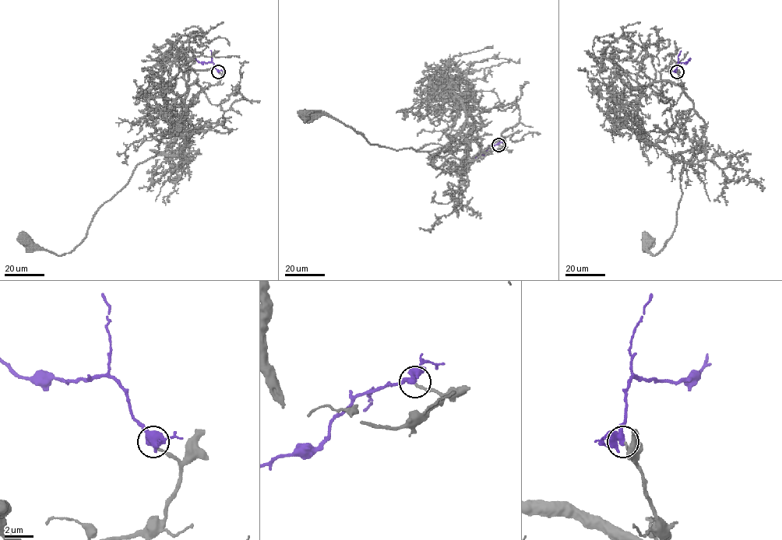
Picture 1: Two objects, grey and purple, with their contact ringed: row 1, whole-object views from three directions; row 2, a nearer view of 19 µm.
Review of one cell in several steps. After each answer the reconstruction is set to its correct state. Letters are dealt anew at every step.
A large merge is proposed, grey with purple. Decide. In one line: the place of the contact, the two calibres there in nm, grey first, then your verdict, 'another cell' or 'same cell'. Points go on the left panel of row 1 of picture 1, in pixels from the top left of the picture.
at (218, 71); 170 nm thick on the grey side, 400 nm on the other; same cell

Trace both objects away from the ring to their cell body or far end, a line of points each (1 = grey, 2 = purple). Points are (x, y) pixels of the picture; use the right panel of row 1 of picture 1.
1: (677, 71), (705, 123), (704, 147), (678, 154), (681, 196), (672, 236), (655, 254), (645, 239)
2: (677, 71), (678, 62), (690, 60)

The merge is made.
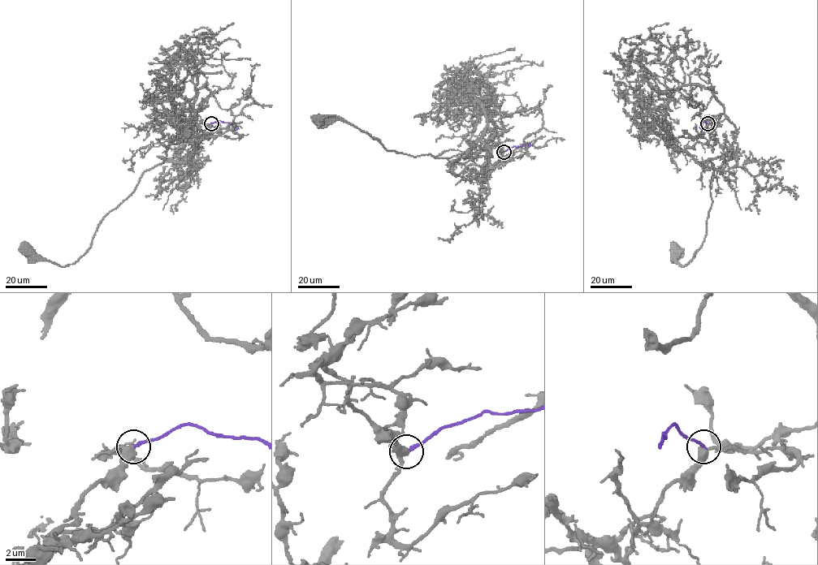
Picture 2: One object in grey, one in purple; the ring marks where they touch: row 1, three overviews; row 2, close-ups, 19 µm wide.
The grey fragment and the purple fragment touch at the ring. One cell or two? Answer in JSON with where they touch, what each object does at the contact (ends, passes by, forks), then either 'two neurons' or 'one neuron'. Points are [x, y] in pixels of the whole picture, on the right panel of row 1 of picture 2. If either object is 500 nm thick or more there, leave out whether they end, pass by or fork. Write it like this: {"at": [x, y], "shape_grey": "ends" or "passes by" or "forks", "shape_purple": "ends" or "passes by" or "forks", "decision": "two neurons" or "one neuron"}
{"at": [707, 123], "shape_grey": "passes by", "shape_purple": "ends", "decision": "two neurons"}

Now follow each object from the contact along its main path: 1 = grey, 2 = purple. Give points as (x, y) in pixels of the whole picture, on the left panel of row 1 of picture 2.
1: (211, 123), (196, 153), (144, 170), (77, 260), (59, 265), (25, 249)
2: (211, 123), (218, 121), (233, 123), (237, 127), (235, 130)

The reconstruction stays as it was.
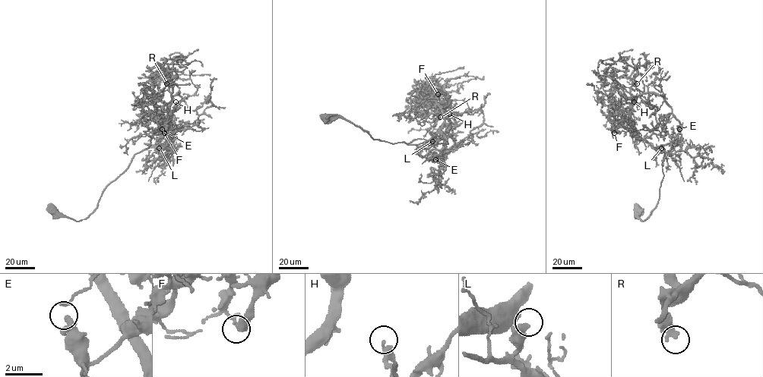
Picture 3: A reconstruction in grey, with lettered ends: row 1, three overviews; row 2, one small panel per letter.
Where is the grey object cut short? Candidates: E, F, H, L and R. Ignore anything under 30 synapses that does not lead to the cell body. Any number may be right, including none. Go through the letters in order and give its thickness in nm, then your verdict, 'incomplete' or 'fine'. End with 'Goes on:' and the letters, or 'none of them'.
E: calibre 300 nm; fine
F: calibre 460 nm; fine
H: calibre 220 nm; fine
L: calibre 500 nm; fine
R: calibre 400 nm; fine
Goes on: none of them

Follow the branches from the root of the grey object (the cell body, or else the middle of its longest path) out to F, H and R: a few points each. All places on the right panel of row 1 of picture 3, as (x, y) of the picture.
F: (636, 209), (644, 221), (656, 207), (664, 149), (637, 139), (625, 127), (615, 127), (614, 133)
H: (636, 209), (644, 221), (656, 207), (664, 149), (631, 132), (634, 102)
R: (636, 209), (644, 221), (656, 207), (664, 155), (662, 147), (631, 131), (635, 98), (630, 87), (637, 83)

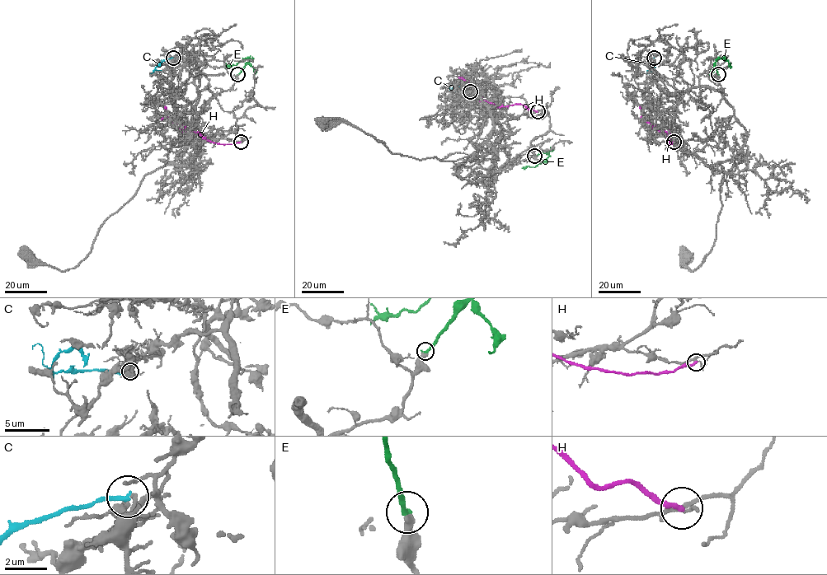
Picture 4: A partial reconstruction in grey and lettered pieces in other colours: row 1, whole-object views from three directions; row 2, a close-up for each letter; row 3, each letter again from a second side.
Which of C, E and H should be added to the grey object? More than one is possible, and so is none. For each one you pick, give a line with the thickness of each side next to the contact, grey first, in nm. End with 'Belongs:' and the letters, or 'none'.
E: 380/240 nm
Belongs: E

